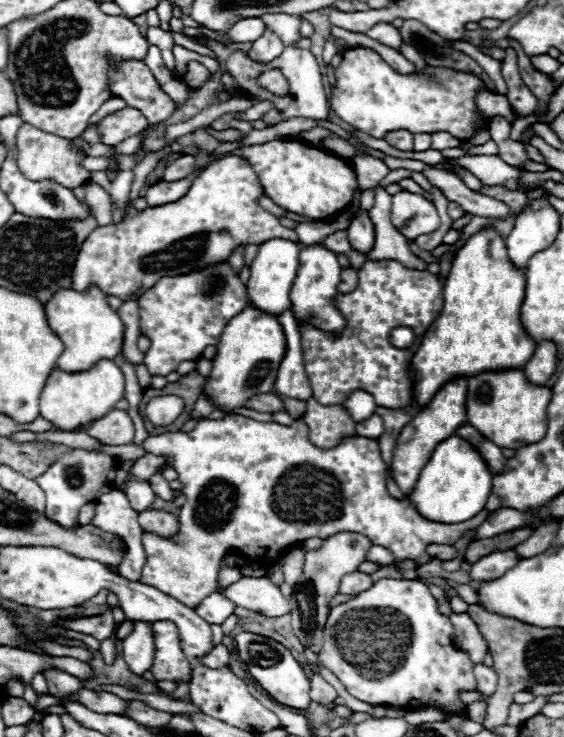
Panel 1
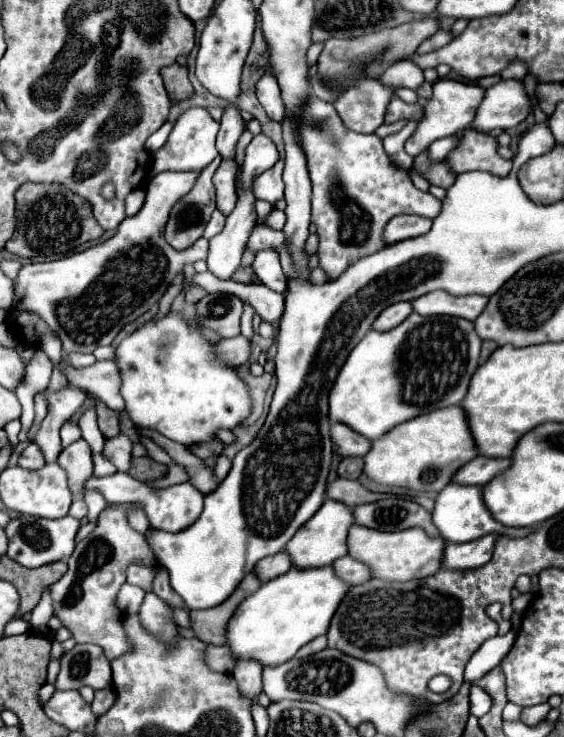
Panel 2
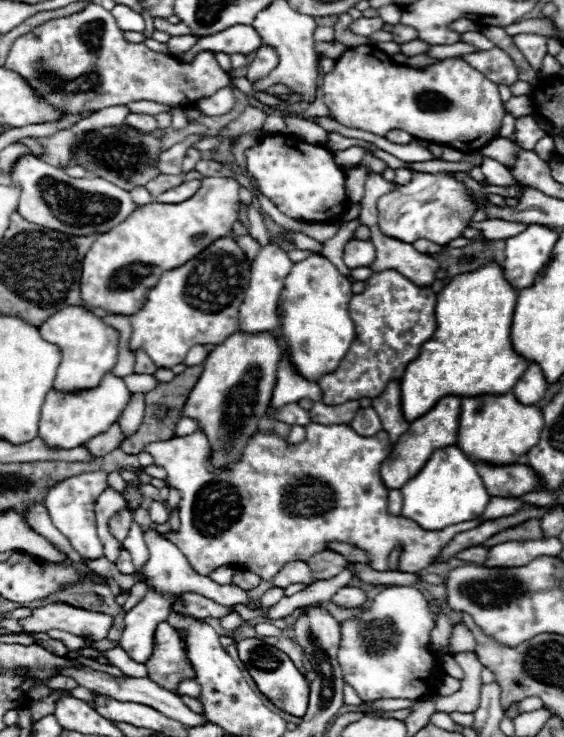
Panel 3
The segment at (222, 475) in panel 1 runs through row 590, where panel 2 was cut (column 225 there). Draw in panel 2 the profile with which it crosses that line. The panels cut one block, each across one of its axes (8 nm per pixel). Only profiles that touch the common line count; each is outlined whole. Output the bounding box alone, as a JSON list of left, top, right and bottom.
[214,160,236,214]

